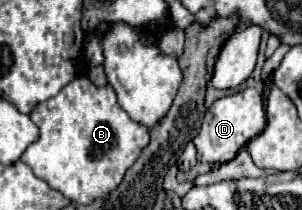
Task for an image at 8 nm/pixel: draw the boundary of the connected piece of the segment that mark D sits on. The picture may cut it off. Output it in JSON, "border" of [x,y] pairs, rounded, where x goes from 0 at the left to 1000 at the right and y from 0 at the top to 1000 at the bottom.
{"border":[[[815,414],[795,443],[715,471],[702,490],[702,510],[682,529],[669,605],[656,624],[656,643],[642,652],[642,690],[656,719],[656,776],[748,776],[768,748],[781,748],[781,729],[801,710],[808,681],[821,681],[834,652],[848,652],[881,595],[881,538],[874,538],[874,481],[868,481],[868,443],[848,414]]]}

